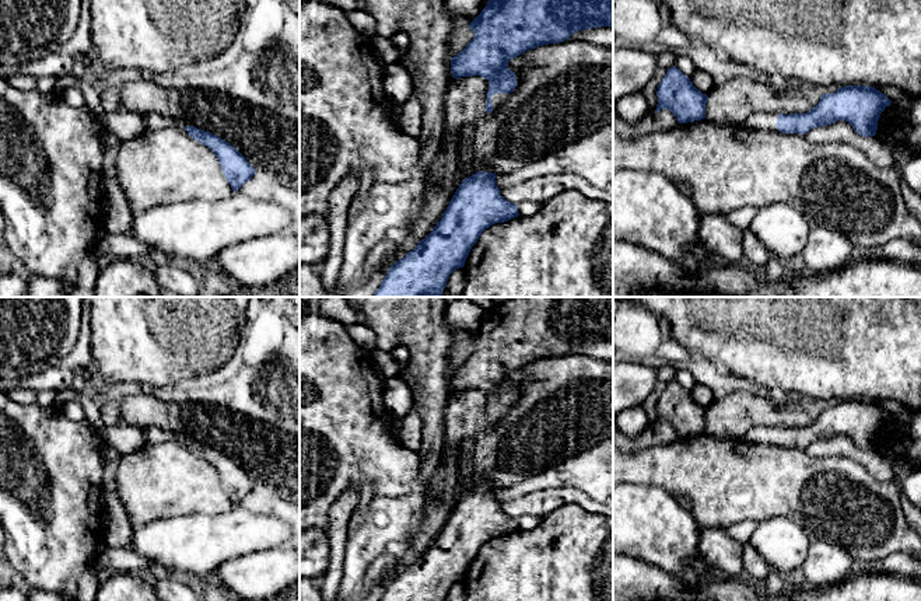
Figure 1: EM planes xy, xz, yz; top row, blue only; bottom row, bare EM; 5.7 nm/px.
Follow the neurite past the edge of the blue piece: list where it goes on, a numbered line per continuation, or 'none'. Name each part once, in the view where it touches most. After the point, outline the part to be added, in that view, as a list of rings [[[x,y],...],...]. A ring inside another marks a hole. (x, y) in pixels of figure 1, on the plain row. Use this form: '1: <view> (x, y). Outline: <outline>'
1: xz (497, 413). Outline: [[[494,408],[491,410],[493,424],[502,419],[508,413],[508,410],[509,408]]]

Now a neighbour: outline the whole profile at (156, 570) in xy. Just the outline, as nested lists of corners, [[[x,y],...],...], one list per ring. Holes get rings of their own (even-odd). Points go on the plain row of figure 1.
[[[148,560],[147,574],[150,579],[171,579],[174,574],[158,562]]]

